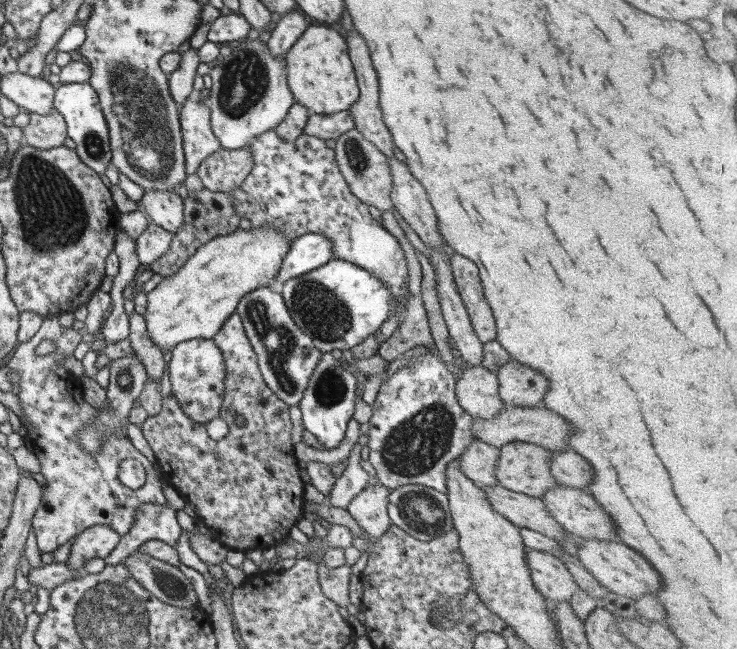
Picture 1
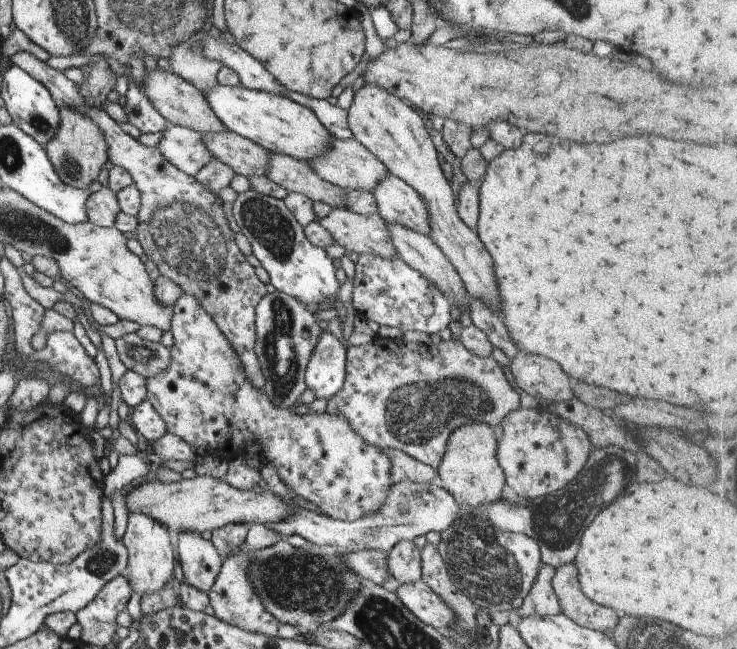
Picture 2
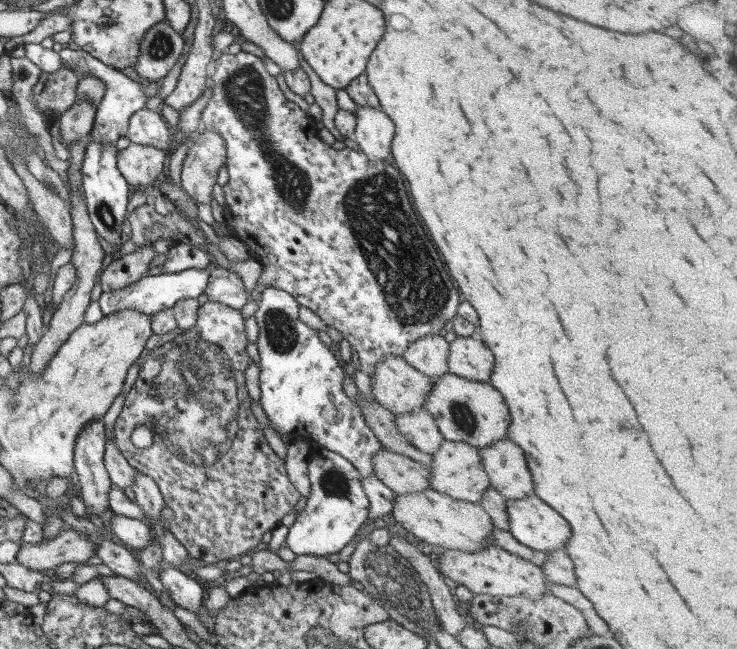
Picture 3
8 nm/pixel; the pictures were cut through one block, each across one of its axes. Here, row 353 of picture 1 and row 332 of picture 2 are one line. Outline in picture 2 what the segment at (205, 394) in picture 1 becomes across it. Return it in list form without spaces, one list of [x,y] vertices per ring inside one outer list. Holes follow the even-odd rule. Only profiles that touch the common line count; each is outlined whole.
[[[180,295],[172,307],[169,366],[165,366],[159,374],[145,378],[145,399],[153,405],[169,435],[185,440],[196,457],[212,456],[226,461],[245,458],[246,442],[254,442],[260,448],[261,460],[273,466],[277,478],[287,486],[287,490],[315,505],[319,515],[331,520],[353,522],[365,514],[375,514],[381,506],[385,506],[385,496],[389,494],[392,479],[389,474],[391,462],[383,454],[383,449],[363,442],[363,438],[355,434],[349,422],[341,416],[327,414],[326,411],[298,415],[289,408],[281,410],[281,407],[273,406],[262,389],[253,388],[247,381],[235,350],[193,296]]]

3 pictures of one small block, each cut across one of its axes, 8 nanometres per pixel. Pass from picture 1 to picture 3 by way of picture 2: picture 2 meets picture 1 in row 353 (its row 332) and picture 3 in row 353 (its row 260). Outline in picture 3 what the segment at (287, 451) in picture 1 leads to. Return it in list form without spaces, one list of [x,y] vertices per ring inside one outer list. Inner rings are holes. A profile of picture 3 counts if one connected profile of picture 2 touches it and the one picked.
[[[207,301],[198,305],[195,324],[183,330],[182,333],[174,336],[173,339],[153,348],[151,353],[146,356],[145,361],[138,369],[137,379],[133,383],[131,389],[125,392],[124,405],[118,417],[115,419],[114,428],[114,443],[119,449],[121,456],[125,458],[127,464],[142,472],[145,476],[153,479],[153,482],[158,486],[159,492],[164,500],[164,506],[173,512],[173,520],[167,522],[167,528],[173,539],[183,548],[191,558],[197,561],[203,561],[207,565],[220,565],[229,560],[237,559],[237,555],[244,554],[261,544],[263,533],[275,529],[280,523],[281,518],[293,511],[293,506],[297,502],[300,494],[296,488],[289,482],[286,477],[284,462],[275,455],[275,452],[267,445],[267,441],[261,433],[259,422],[253,417],[251,409],[249,409],[250,398],[245,389],[245,371],[250,358],[245,351],[245,346],[248,343],[245,339],[245,326],[243,325],[243,316],[240,312],[225,306],[218,302]],[[136,426],[144,426],[153,431],[153,444],[147,450],[137,450],[135,446],[131,446],[129,442],[129,434]]]

